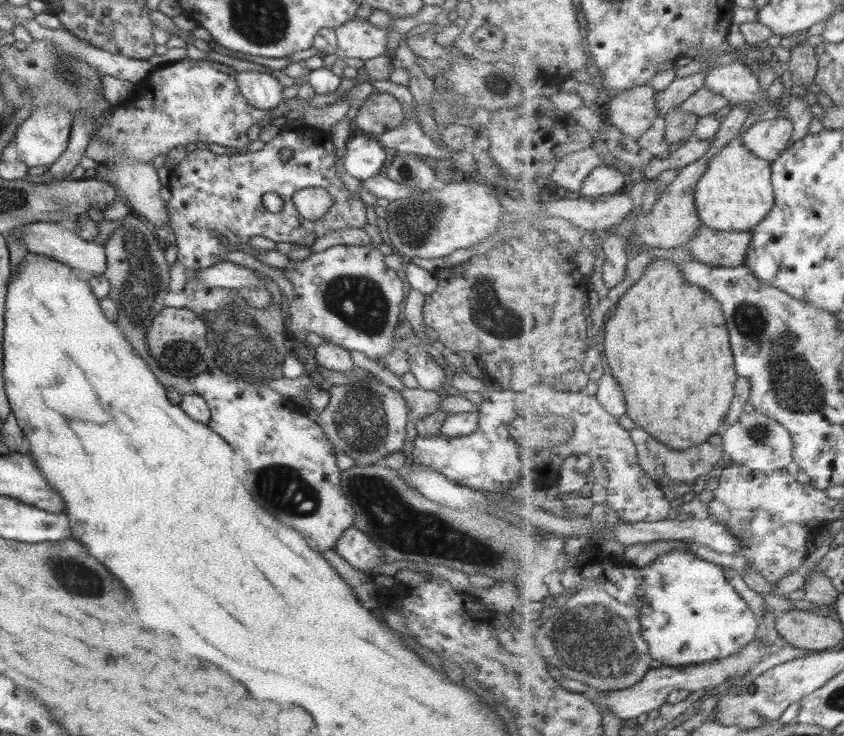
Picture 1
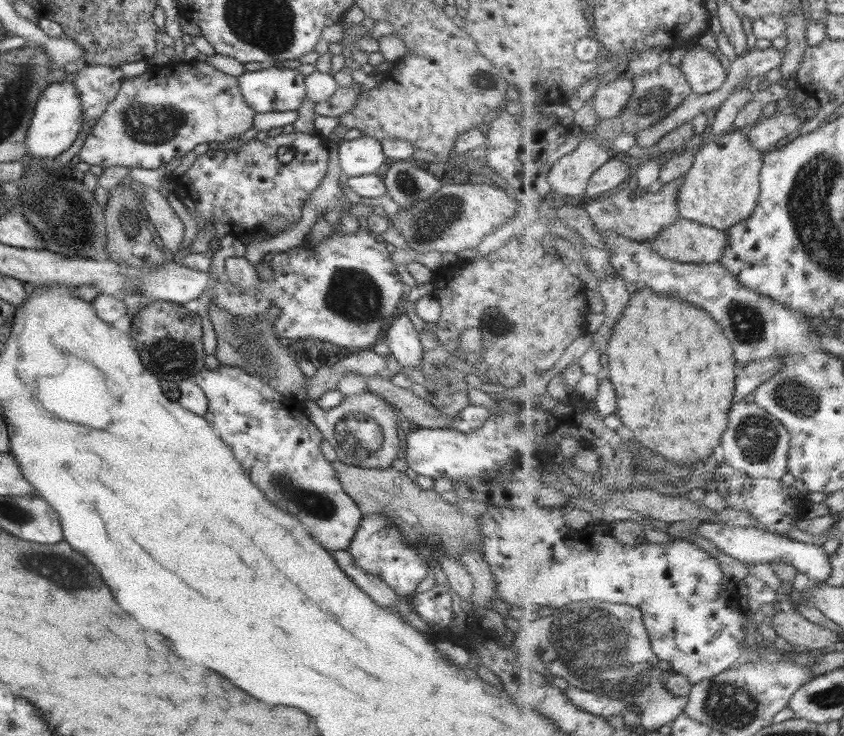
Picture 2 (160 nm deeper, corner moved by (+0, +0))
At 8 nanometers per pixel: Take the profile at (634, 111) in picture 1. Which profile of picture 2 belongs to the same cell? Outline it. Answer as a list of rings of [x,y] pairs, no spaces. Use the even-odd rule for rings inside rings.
[[[622,72],[614,81],[597,87],[593,92],[594,110],[600,118],[615,118],[628,105],[633,91],[634,82]]]

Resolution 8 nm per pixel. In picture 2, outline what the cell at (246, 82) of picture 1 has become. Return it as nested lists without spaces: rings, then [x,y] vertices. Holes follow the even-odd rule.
[[[264,66],[263,70],[245,70],[236,81],[245,104],[255,113],[297,110],[304,99],[304,76],[297,69]]]

